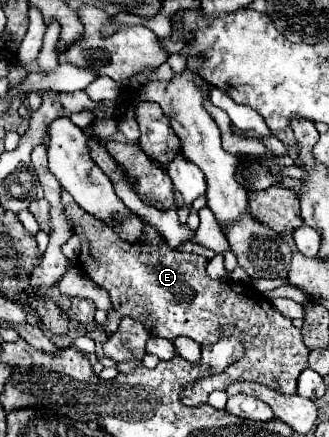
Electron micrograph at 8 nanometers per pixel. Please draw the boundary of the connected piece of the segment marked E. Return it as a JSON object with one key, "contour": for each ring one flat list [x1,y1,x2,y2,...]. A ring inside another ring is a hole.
{"contour":[[67,191,61,193,61,203,71,231,81,239,81,271,111,295,113,307,107,313,107,321,99,325,103,333,113,335,123,317,131,317,141,321,149,335,169,341,175,341,177,337,213,341,215,329,221,325,235,325,245,335,245,357,229,365,223,375,197,379,183,393,185,405,201,405,207,401,211,391,227,389,235,381,255,381,269,389,277,389,283,395,297,393,297,377,309,367,309,349,301,341,301,331,291,323,291,319,283,317,275,307,271,307,263,293,257,291,255,295,255,289,249,283,241,285,235,281,213,281,205,271,209,263,207,257,171,249,161,233,147,221,143,221,141,239,137,243,129,243,119,237,113,225,87,215]]}

